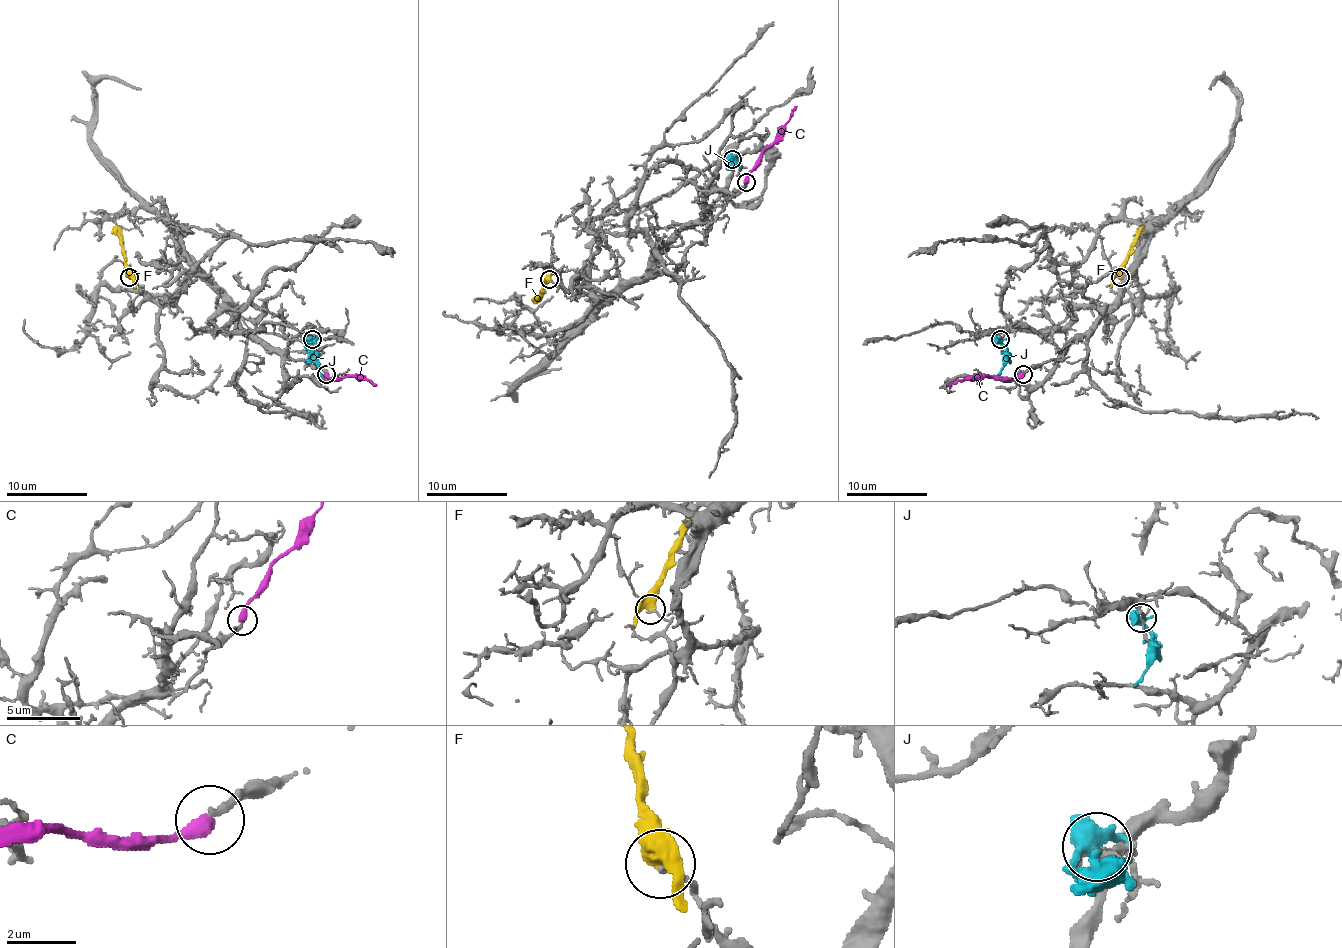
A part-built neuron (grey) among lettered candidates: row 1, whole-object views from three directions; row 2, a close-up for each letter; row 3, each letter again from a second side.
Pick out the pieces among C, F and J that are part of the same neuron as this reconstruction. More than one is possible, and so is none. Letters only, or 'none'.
C

